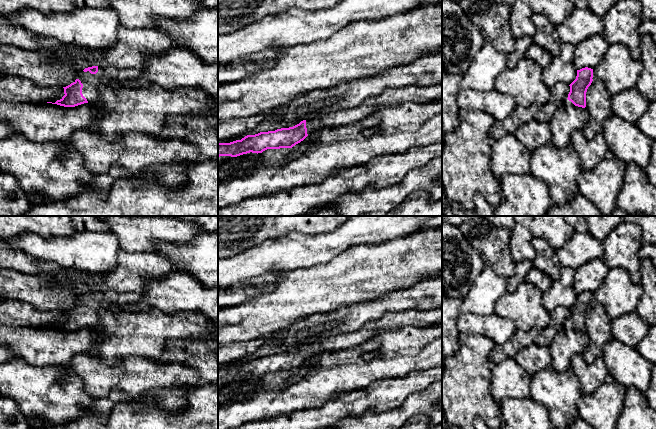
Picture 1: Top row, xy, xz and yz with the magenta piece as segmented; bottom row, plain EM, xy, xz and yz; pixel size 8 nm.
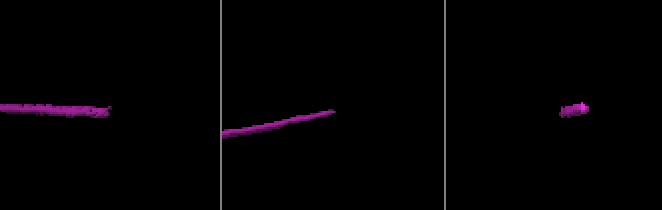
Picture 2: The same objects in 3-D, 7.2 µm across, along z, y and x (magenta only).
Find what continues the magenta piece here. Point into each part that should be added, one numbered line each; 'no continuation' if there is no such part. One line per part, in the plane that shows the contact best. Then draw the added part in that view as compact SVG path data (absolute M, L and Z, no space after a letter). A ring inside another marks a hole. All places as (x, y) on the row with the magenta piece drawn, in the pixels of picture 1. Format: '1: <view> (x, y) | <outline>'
1: xy (108, 76) | M100 65L96 74L83 71L79 80L83 84L83 96L88 103L96 104L100 99L99 90L101 88L112 90L123 88L124 82L135 79L142 74L143 70L139 69L120 69L111 65Z

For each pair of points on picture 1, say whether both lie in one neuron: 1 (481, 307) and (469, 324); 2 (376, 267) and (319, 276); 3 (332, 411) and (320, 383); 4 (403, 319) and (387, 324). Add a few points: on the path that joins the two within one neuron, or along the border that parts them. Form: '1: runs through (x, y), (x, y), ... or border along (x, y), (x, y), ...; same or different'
1: border along (460, 312), (481, 316), (493, 313); different
2: runs through (362, 274), (356, 276), (333, 276); same
3: border along (349, 392), (323, 403), (316, 409), (306, 410); different
4: runs through (399, 320), (391, 322); same

